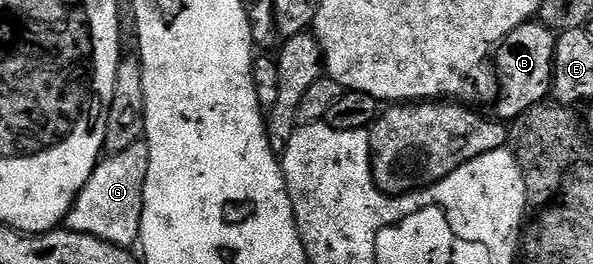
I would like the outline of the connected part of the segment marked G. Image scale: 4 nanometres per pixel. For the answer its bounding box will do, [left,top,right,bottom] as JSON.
[66,140,150,246]

